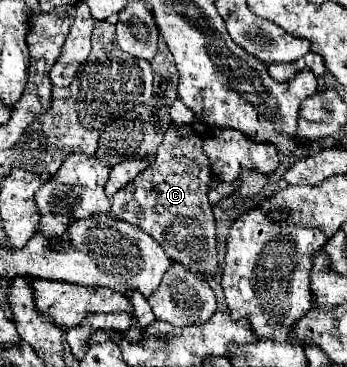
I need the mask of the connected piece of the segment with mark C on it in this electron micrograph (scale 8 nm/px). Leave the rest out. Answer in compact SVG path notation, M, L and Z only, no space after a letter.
M172 123L164 133L154 163L110 199L112 215L146 231L164 247L170 259L182 261L182 265L196 273L216 273L218 251L214 239L214 215L206 197L210 181L212 167L202 151L202 137L192 125Z

